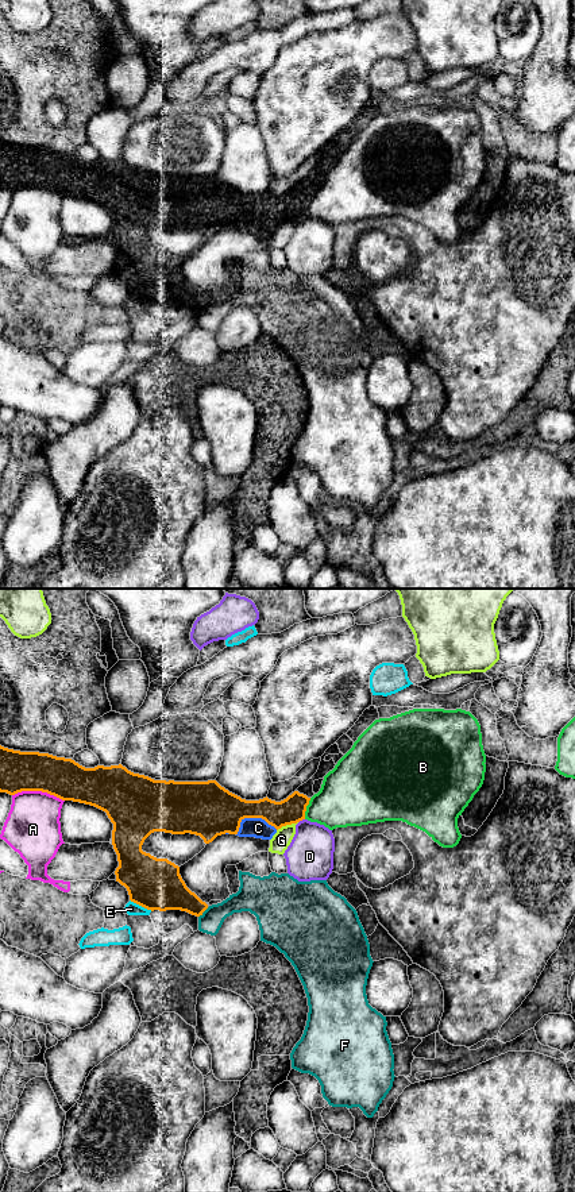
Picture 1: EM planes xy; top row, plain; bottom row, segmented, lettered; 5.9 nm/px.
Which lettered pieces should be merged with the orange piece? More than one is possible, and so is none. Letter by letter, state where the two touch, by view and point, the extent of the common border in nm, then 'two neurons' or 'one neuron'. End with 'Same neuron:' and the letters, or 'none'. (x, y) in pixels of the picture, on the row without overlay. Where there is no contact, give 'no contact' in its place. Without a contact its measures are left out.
A: meets orange in xy at (38, 185); contact 320 nm long; two neurons
B: meets orange in xy at (305, 204); contact 130 nm long; two neurons
C: meets orange in xy at (253, 212); contact 260 nm long; one neuron
D: meets orange in xy at (301, 215); contact 50 nm long; two neurons
E: meets orange in xy at (141, 300); contact 150 nm long; two neurons
F: meets orange in xy at (203, 307); contact 90 nm long; two neurons
G: meets orange in xy at (286, 219); contact 140 nm long; two neurons
Same neuron: C

